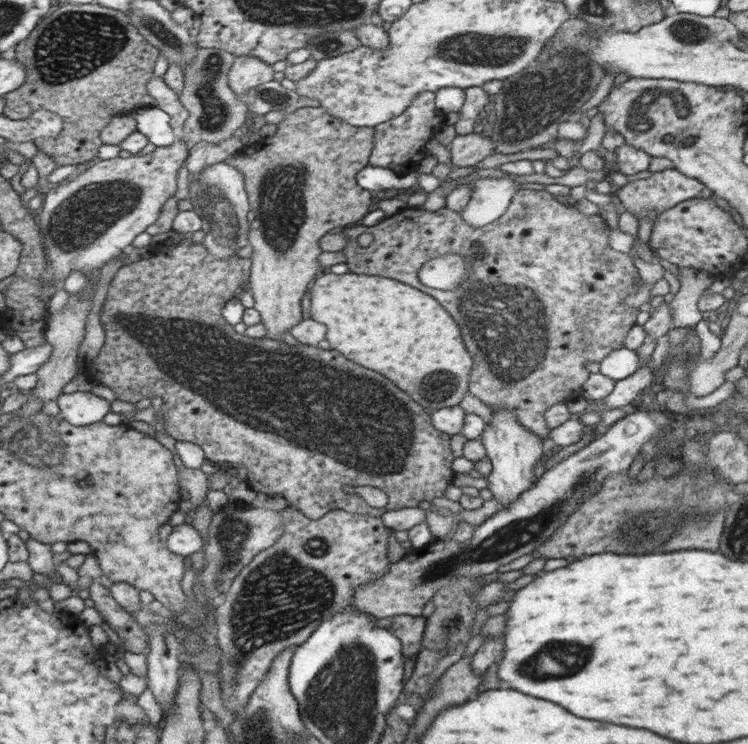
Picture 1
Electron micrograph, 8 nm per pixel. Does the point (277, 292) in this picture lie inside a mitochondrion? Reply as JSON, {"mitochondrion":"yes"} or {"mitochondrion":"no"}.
{"mitochondrion":"no"}

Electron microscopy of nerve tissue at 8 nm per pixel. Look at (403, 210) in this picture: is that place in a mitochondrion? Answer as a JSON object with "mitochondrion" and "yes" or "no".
{"mitochondrion":"no"}

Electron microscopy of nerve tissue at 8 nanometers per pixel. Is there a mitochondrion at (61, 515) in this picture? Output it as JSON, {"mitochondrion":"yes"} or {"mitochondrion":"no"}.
{"mitochondrion":"no"}

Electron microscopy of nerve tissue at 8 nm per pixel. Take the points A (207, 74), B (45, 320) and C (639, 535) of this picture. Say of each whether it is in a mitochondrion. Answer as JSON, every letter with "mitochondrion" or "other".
{"A":"mitochondrion","B":"other","C":"mitochondrion"}

